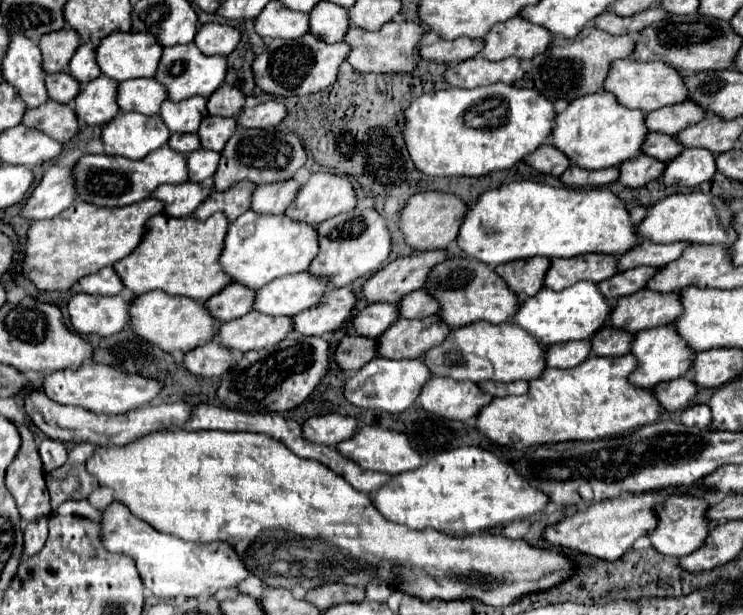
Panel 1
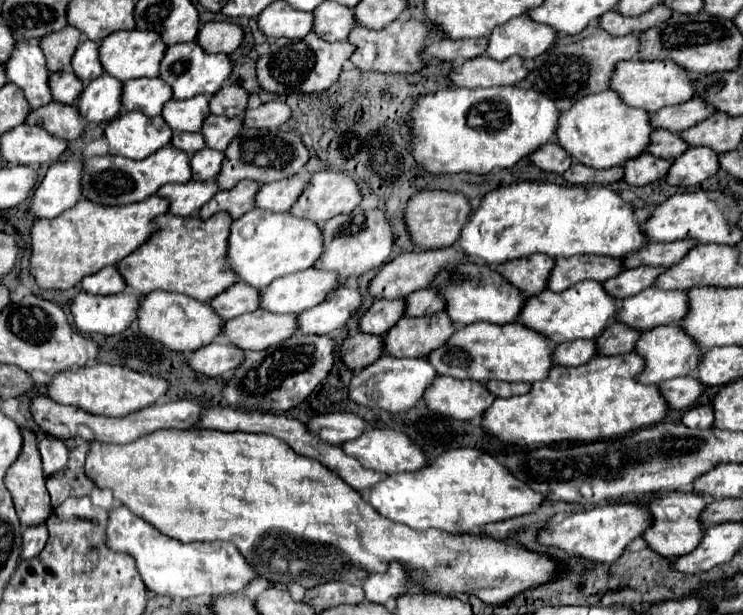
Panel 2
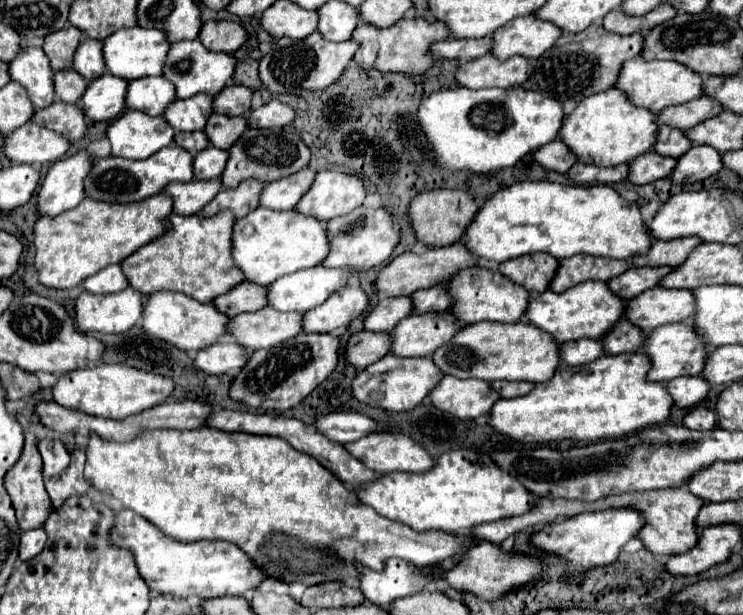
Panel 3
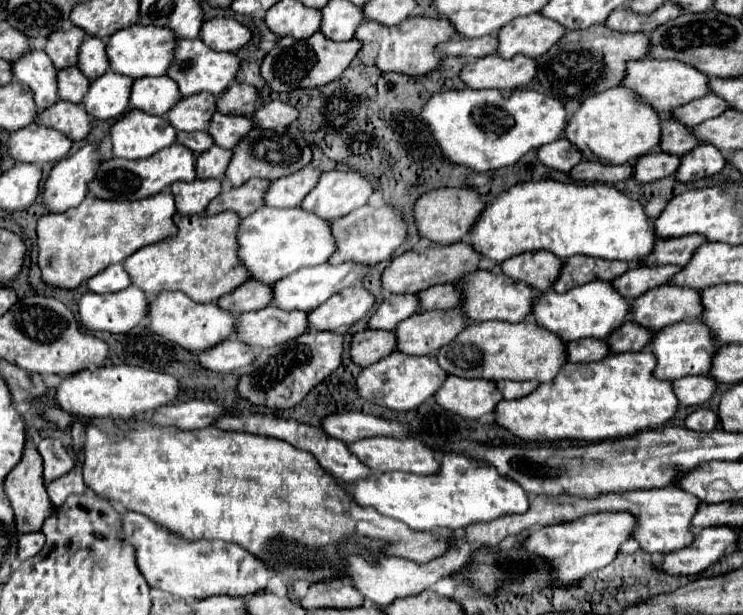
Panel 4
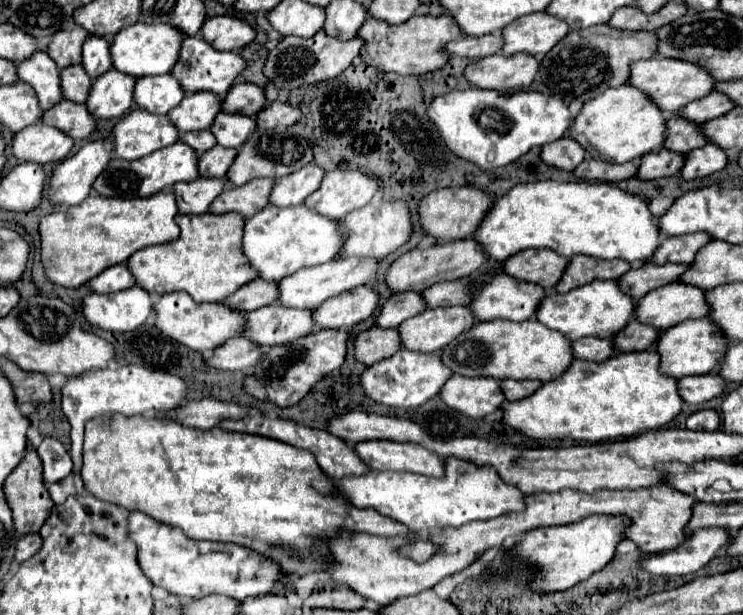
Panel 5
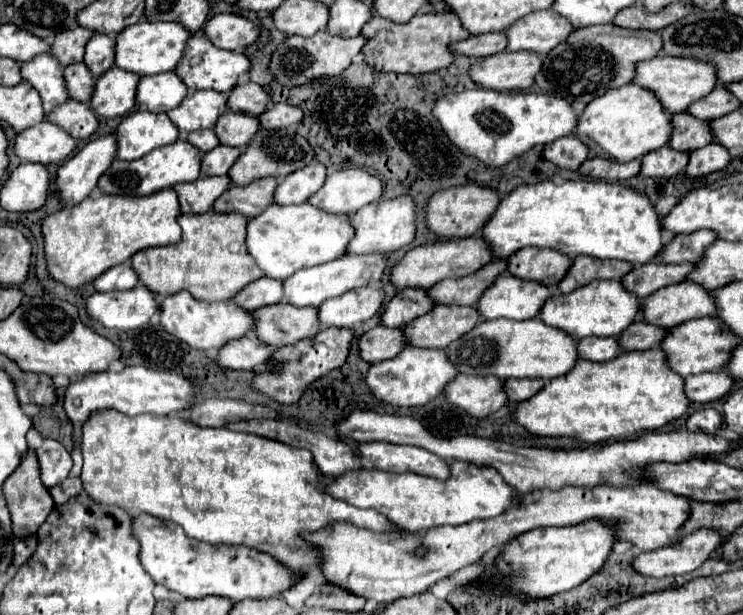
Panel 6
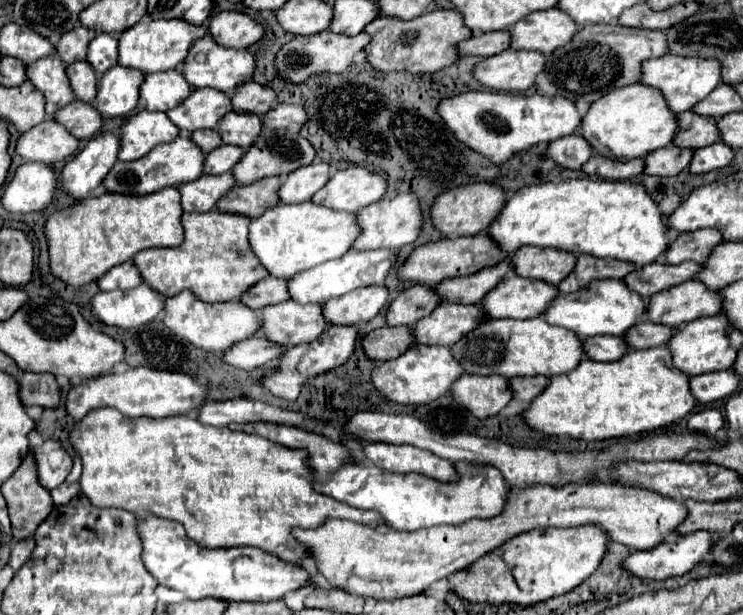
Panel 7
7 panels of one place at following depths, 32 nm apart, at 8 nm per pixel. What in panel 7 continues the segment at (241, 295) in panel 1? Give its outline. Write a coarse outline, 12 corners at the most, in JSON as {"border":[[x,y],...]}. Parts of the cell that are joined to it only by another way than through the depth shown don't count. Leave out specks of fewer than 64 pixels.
{"border":[[268,276],[238,302],[252,310],[288,300],[286,280]]}

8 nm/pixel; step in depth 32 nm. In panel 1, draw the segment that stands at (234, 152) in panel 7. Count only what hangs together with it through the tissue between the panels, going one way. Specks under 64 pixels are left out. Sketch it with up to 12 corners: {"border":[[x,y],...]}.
{"border":[[196,150],[188,156],[188,182],[216,172],[220,154]]}

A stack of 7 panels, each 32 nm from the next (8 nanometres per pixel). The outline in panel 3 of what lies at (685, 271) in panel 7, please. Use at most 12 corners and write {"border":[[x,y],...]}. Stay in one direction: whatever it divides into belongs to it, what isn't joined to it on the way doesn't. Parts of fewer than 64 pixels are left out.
{"border":[[628,268],[608,280],[622,300],[654,288],[672,268]]}

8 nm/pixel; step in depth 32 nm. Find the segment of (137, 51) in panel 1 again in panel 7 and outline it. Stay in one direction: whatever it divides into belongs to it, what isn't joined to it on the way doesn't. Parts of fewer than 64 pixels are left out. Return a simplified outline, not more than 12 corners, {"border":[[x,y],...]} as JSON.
{"border":[[142,20],[120,34],[118,64],[172,70],[206,26]]}

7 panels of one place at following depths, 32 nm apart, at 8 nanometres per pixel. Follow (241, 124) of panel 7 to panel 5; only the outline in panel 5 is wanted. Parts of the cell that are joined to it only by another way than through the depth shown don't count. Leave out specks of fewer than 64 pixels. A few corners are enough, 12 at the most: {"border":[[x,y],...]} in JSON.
{"border":[[242,114],[216,116],[212,134],[224,148],[238,148],[256,130]]}

